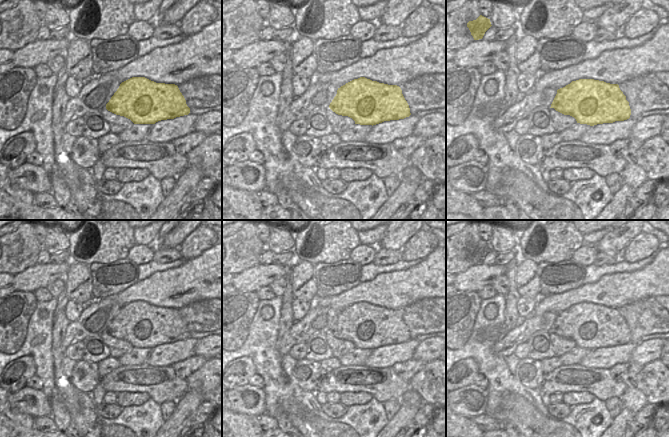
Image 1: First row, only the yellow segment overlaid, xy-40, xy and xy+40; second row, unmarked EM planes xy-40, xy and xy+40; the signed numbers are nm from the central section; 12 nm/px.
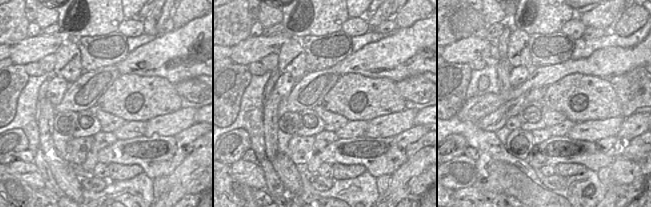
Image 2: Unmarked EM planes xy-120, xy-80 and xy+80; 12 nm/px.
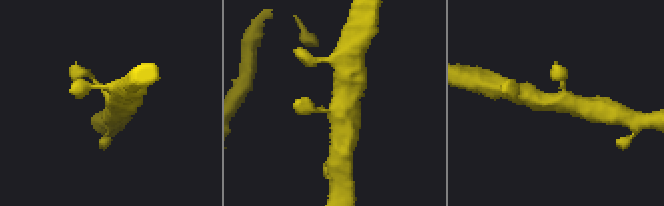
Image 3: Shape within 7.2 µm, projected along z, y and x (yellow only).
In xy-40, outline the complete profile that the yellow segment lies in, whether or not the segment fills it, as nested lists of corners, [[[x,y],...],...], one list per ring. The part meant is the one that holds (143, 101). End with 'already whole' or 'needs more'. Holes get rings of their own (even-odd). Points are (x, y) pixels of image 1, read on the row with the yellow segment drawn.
[[[132,77],[122,82],[106,104],[106,109],[130,119],[134,124],[155,124],[190,113],[190,108],[177,85],[156,83],[145,77]]]; already whole

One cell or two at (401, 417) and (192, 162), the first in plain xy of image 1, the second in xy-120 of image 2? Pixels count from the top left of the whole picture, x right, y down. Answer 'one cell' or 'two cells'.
one cell

